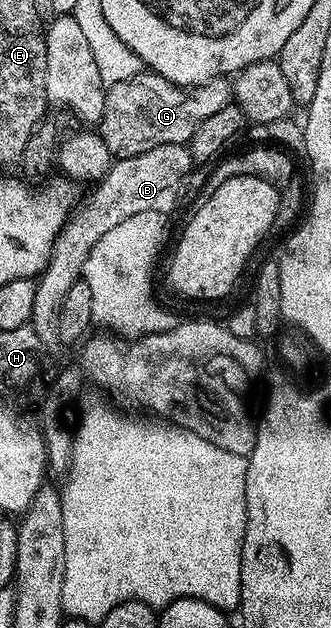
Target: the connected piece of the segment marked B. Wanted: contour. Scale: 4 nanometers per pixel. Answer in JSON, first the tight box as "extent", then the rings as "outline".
{"extent":[32,143,194,355],"outline":[[[183,143],[158,145],[158,149],[146,149],[134,157],[116,159],[112,168],[91,190],[90,197],[64,223],[58,238],[55,239],[50,261],[46,269],[37,278],[32,322],[45,352],[52,355],[62,344],[58,337],[59,312],[68,290],[83,276],[86,258],[92,255],[93,247],[114,225],[134,217],[137,213],[162,213],[167,216],[176,207],[180,199],[180,190],[184,187],[184,178],[194,170],[194,164],[187,146]]]}

